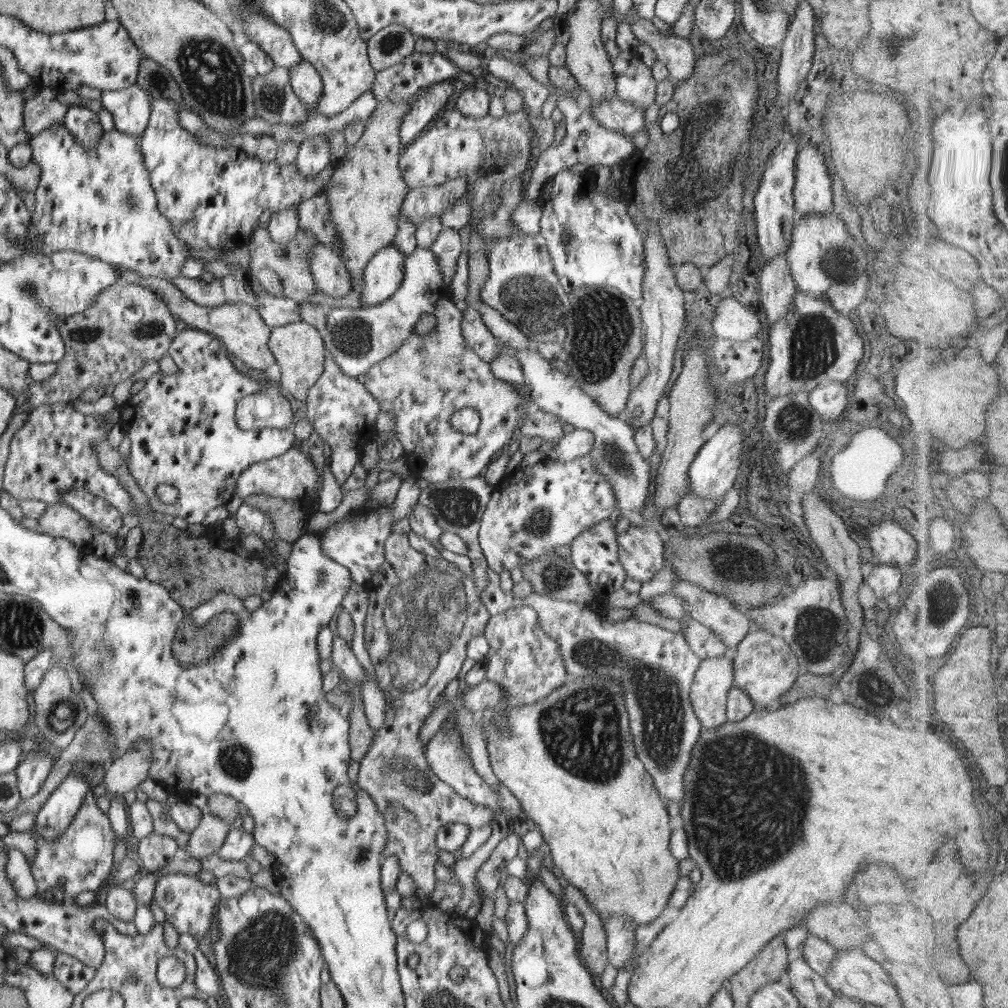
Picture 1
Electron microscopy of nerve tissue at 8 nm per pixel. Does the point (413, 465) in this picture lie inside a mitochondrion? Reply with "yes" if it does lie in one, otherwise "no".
no

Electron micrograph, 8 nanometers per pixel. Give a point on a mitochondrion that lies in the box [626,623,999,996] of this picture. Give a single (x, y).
(741, 822)

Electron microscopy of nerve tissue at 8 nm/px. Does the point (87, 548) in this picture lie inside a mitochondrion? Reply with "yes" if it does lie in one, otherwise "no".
no

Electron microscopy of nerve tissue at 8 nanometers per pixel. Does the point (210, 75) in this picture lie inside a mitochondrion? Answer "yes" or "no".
yes

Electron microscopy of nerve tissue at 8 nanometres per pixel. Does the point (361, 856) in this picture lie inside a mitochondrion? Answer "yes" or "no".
yes

